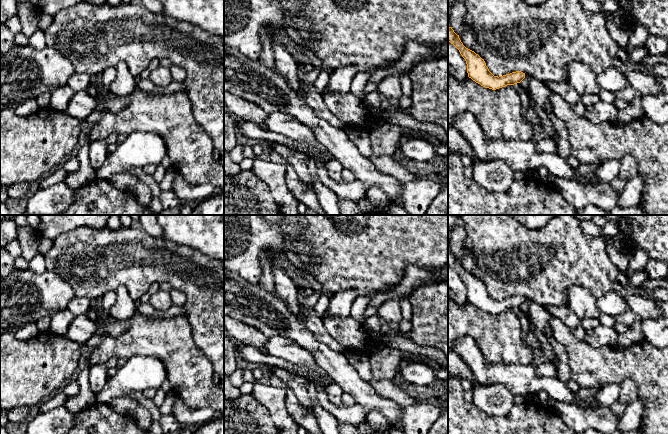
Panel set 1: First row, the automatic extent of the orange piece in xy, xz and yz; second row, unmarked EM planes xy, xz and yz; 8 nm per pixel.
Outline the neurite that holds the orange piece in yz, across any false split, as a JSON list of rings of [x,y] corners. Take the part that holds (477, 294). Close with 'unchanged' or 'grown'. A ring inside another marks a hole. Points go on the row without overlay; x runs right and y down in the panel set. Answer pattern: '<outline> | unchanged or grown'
[[[448,251],[448,265],[453,268],[465,283],[468,301],[485,312],[496,314],[507,309],[520,307],[525,302],[521,295],[512,296],[503,300],[494,300],[482,283],[474,275],[466,272],[452,251]]] | unchanged

